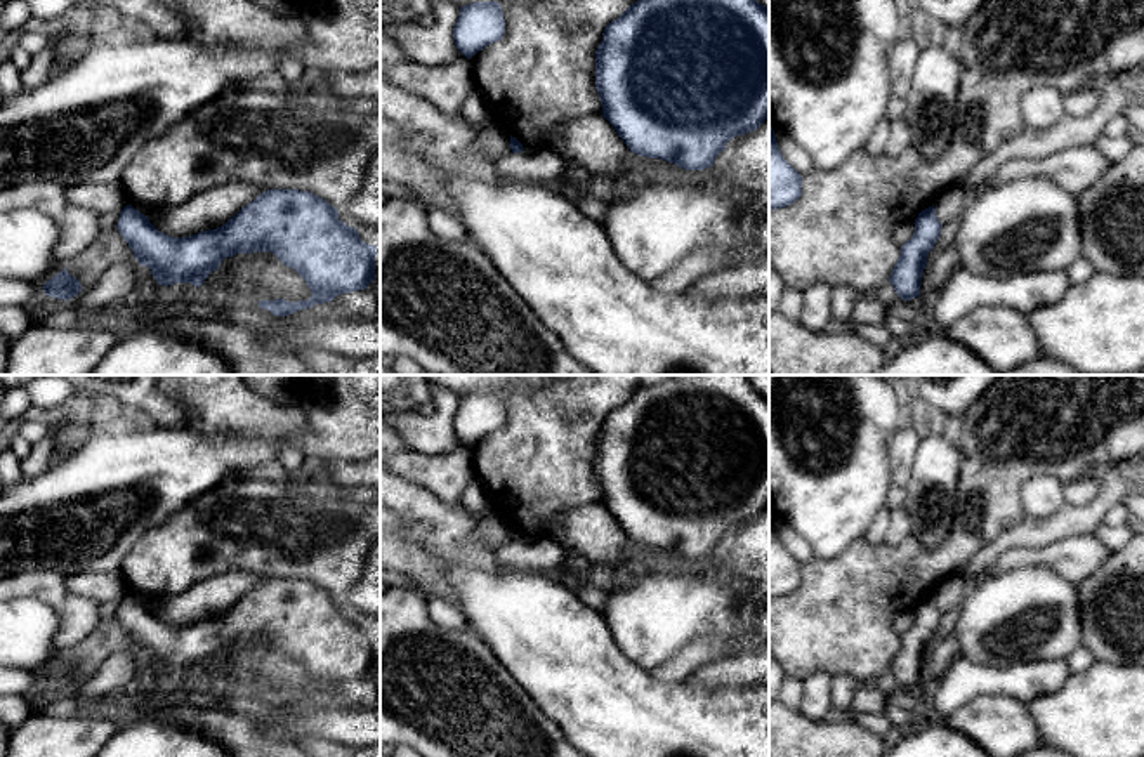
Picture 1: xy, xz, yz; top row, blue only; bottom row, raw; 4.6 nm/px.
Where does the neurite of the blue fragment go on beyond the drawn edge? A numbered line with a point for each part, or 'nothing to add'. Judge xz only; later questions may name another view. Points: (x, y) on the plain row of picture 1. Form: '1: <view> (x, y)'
nothing to add

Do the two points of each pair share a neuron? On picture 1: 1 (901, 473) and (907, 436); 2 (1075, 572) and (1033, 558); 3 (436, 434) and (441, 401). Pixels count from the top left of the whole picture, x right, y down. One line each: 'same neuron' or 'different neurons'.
1: same neuron
2: same neuron
3: same neuron

